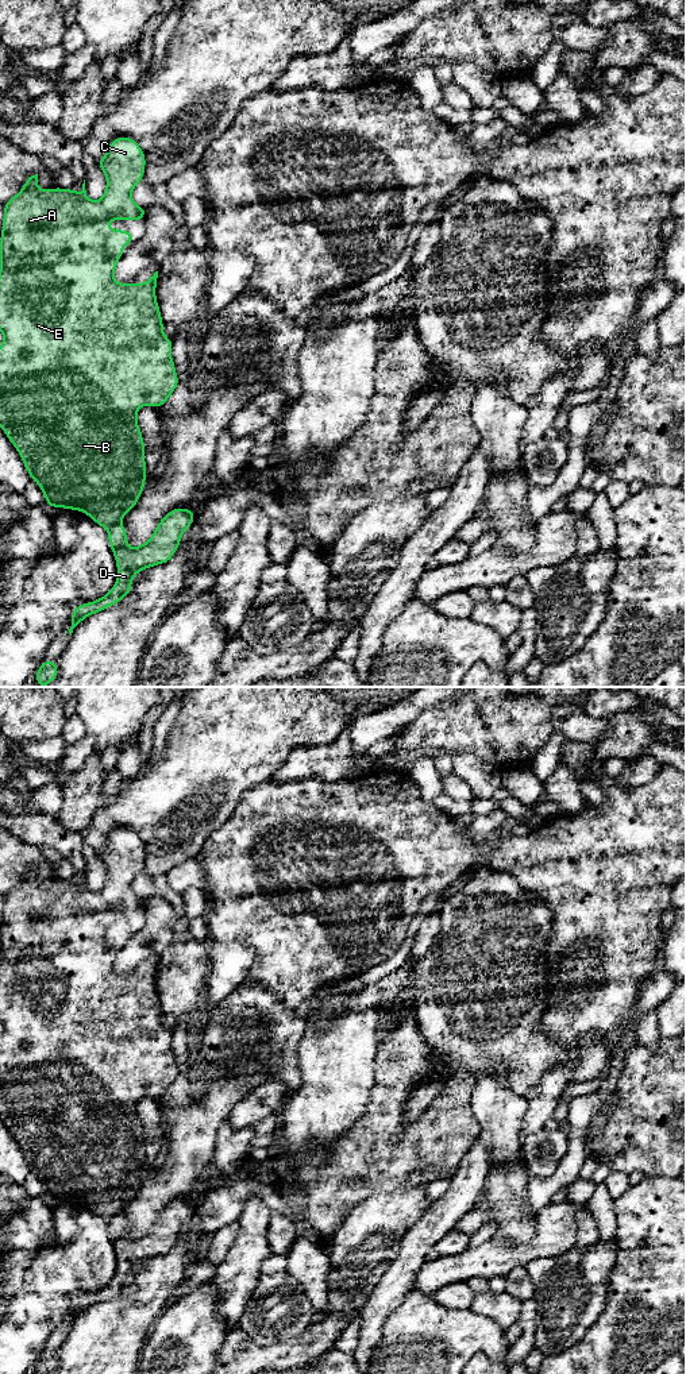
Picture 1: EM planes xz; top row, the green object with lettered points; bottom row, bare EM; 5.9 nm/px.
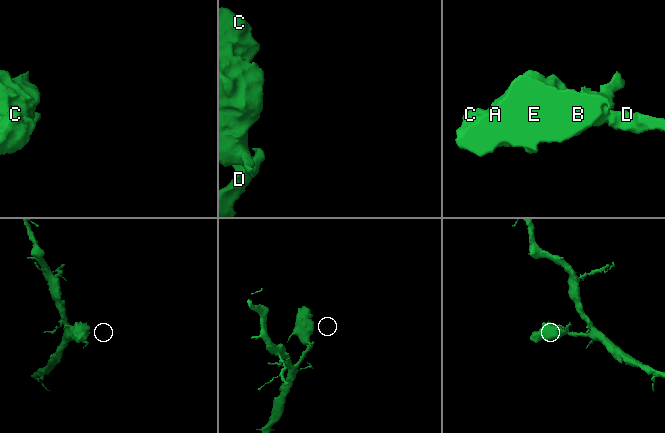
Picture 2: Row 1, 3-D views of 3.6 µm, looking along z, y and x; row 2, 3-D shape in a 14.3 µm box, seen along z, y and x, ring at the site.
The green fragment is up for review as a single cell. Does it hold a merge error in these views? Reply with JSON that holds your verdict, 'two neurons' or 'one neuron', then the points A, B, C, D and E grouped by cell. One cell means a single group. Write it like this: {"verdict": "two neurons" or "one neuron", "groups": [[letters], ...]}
{"verdict": "two neurons", "groups": [["A", "B", "C", "E"], ["D"]]}

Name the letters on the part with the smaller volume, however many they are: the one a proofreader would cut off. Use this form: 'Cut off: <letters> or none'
Cut off: A, B, C, E

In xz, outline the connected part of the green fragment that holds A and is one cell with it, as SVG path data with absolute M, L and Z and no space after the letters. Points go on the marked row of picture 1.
M120 136L120 138L115 138L109 143L105 155L100 161L96 161L96 162L107 177L107 186L105 186L104 196L97 201L90 201L88 198L86 190L85 190L85 180L82 184L82 190L80 193L76 193L72 188L61 189L58 186L54 189L49 189L49 190L41 190L38 188L38 174L35 174L35 175L28 177L26 180L26 182L23 184L23 189L4 204L3 229L0 232L0 235L1 235L1 239L0 239L0 251L1 251L1 254L0 254L0 331L4 335L4 340L0 346L0 428L3 429L3 432L7 435L7 437L9 439L12 445L19 452L19 455L23 460L23 464L24 464L27 472L30 474L31 479L39 485L41 490L43 491L43 495L46 497L47 506L58 507L58 509L65 507L65 509L70 509L70 510L80 510L82 513L85 513L86 516L89 516L97 525L100 525L108 530L112 525L122 522L123 517L131 509L135 507L140 494L144 490L144 482L146 482L146 474L147 474L146 472L146 460L144 460L146 448L144 448L143 436L142 436L140 428L138 425L138 420L136 420L138 409L144 405L150 405L150 406L155 406L155 408L166 405L167 398L176 390L180 381L176 374L176 364L172 359L173 340L166 337L162 332L163 320L161 317L158 301L155 297L158 271L155 271L154 275L150 277L146 283L135 283L135 282L117 283L113 279L116 263L120 260L122 255L124 254L122 247L124 244L132 244L134 232L132 231L122 231L122 229L109 229L108 221L109 220L144 220L146 208L136 205L135 201L131 198L131 193L132 193L134 188L143 180L144 167L146 167L144 153L140 148L140 146L135 142L135 139L127 138L127 136Z

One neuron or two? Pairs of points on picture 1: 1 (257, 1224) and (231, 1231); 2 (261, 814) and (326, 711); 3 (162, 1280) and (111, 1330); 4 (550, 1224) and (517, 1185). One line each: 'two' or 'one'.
1: two
2: two
3: one
4: two

